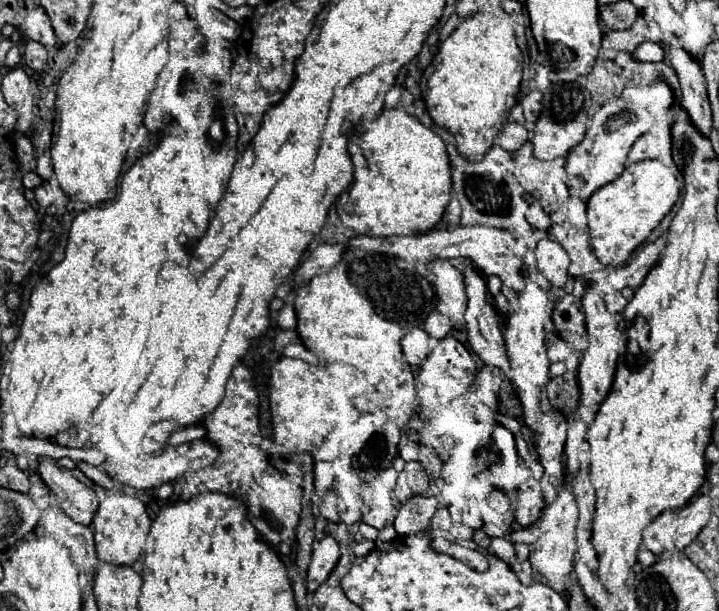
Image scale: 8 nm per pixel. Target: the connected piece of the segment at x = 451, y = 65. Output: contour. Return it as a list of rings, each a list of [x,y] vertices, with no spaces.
[[[472,12],[472,14],[464,16],[464,18],[458,22],[458,26],[440,42],[436,56],[434,56],[434,58],[430,60],[430,64],[426,66],[426,70],[430,70],[430,72],[426,74],[426,108],[428,113],[438,126],[453,134],[455,137],[455,146],[464,156],[474,158],[474,156],[484,154],[484,152],[490,148],[492,140],[496,138],[496,130],[498,130],[498,126],[500,126],[500,120],[502,120],[504,112],[510,110],[512,104],[516,102],[518,88],[520,88],[520,82],[522,82],[522,66],[520,66],[518,56],[520,56],[520,50],[518,50],[518,44],[516,44],[516,34],[514,34],[514,28],[512,28],[512,22],[510,22],[508,16],[496,16],[496,14],[492,14],[492,12]]]

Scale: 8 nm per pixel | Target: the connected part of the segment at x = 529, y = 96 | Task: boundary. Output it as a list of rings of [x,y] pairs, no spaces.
[[[530,88],[530,90],[522,96],[520,104],[522,104],[522,108],[524,108],[524,124],[526,124],[526,126],[530,126],[532,120],[536,118],[538,108],[540,108],[540,98],[542,98],[542,92],[536,90],[536,88]]]

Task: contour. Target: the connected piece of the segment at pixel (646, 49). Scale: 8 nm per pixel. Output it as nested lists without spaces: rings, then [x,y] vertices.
[[[642,42],[632,52],[632,58],[640,60],[640,62],[662,62],[664,56],[666,56],[664,48],[658,46],[658,44],[654,44],[654,42]]]

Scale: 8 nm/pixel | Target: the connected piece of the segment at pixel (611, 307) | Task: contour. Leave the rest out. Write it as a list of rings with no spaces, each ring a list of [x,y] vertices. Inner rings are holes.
[[[610,290],[610,292],[606,292],[602,298],[604,298],[604,304],[606,304],[608,312],[612,312],[612,314],[622,312],[624,306],[626,306],[626,298],[624,298],[618,290]]]

